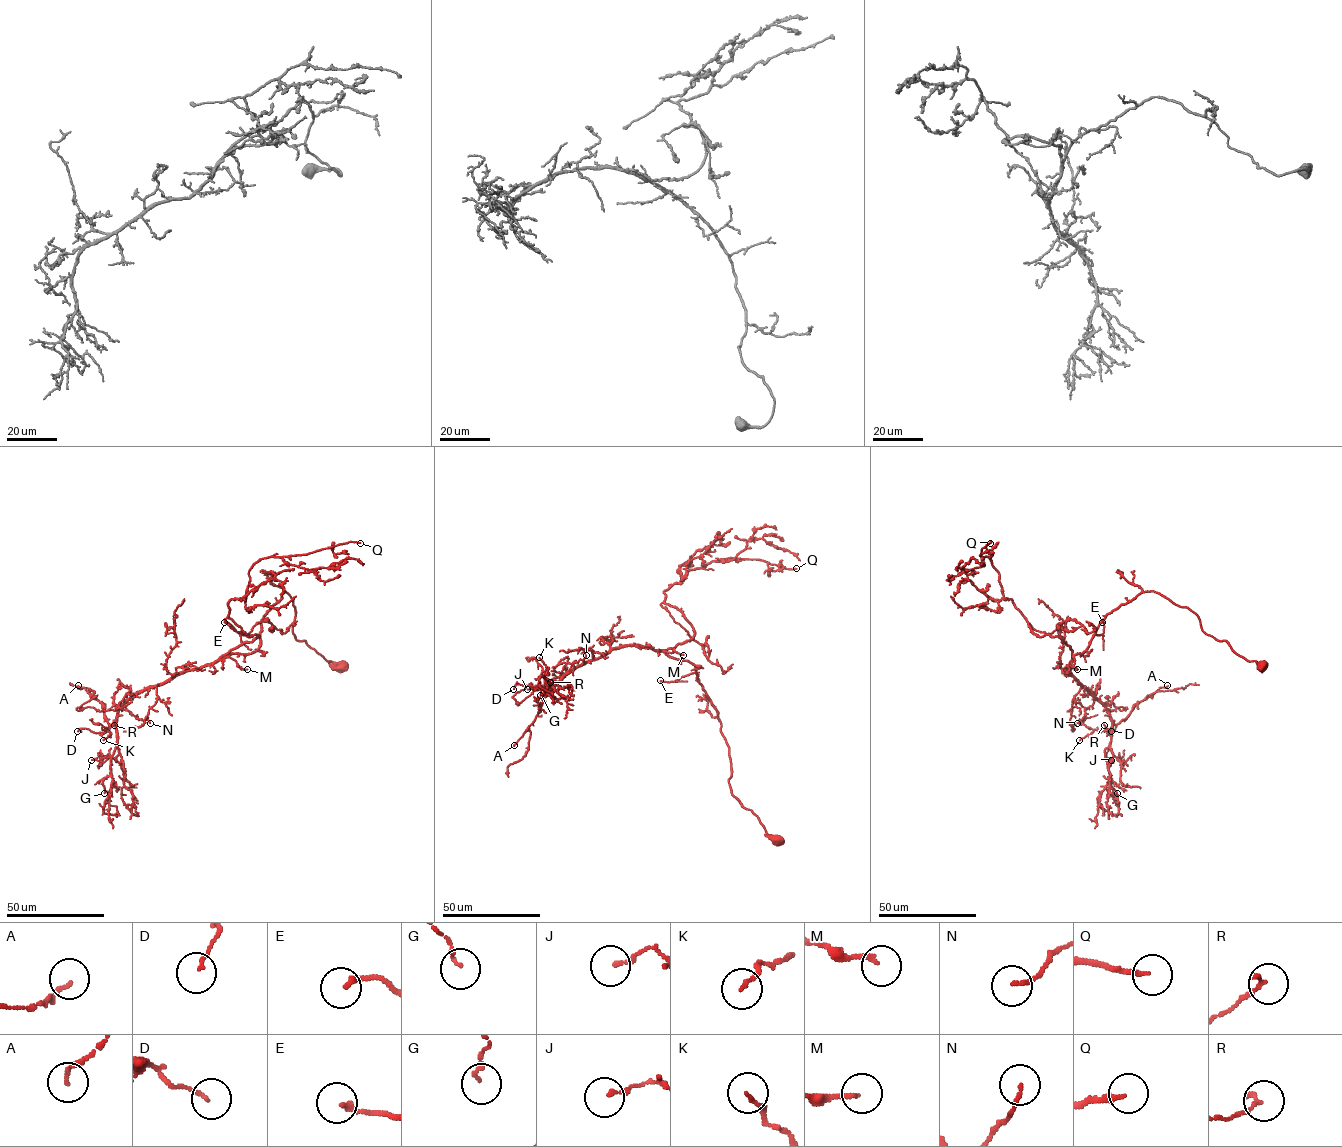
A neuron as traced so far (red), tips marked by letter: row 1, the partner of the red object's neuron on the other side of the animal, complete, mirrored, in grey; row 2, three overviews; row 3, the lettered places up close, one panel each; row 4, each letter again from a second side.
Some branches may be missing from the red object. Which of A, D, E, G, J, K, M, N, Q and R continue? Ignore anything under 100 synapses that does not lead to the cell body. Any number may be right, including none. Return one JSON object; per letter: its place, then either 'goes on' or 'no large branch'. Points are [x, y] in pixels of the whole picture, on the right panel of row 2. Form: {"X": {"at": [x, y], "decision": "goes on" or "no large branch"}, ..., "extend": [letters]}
{"A": {"at": [1167, 685], "decision": "no large branch"}, "D": {"at": [1111, 731], "decision": "no large branch"}, "E": {"at": [1102, 622], "decision": "no large branch"}, "G": {"at": [1117, 793], "decision": "no large branch"}, "J": {"at": [1111, 760], "decision": "no large branch"}, "K": {"at": [1079, 740], "decision": "no large branch"}, "M": {"at": [1077, 669], "decision": "no large branch"}, "N": {"at": [1077, 723], "decision": "no large branch"}, "Q": {"at": [990, 543], "decision": "goes on"}, "R": {"at": [1104, 725], "decision": "no large branch"}, "extend": ["Q"]}

